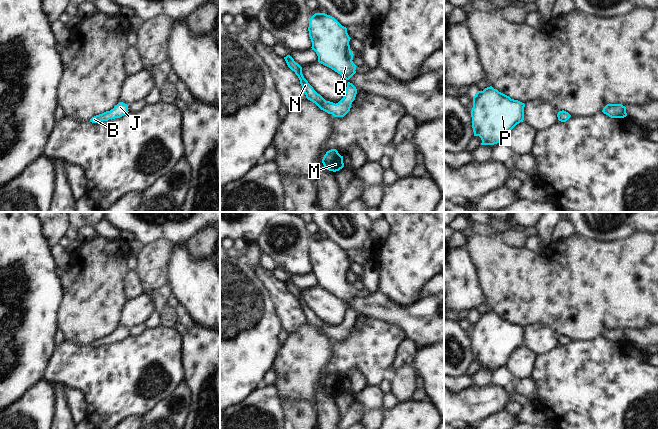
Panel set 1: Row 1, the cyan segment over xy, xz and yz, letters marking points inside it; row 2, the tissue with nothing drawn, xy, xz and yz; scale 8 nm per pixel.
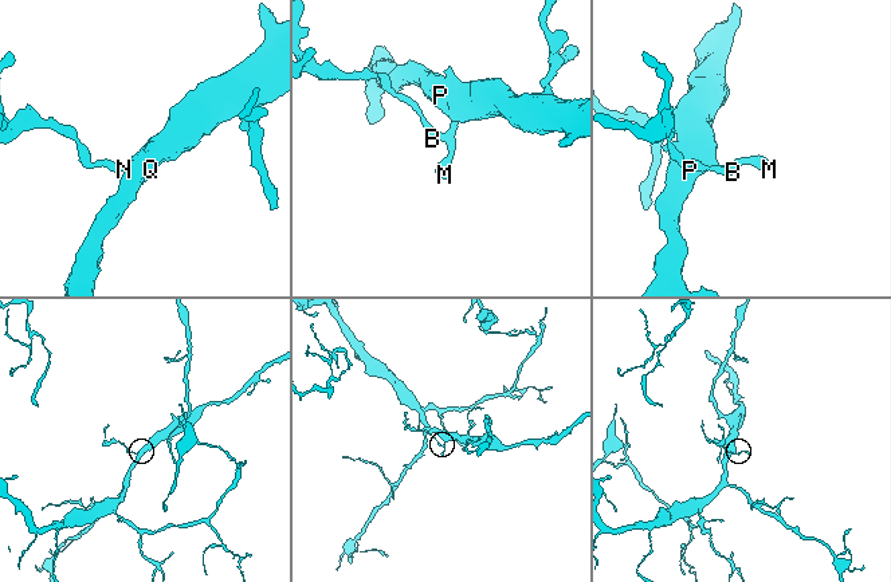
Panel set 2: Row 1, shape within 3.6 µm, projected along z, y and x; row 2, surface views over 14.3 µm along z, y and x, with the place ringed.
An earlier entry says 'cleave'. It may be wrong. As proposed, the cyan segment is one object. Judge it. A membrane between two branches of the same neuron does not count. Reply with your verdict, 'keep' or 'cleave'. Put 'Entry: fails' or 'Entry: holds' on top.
Entry: fails
keep

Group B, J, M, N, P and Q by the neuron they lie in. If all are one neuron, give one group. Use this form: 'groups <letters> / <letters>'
groups B J M N P Q

